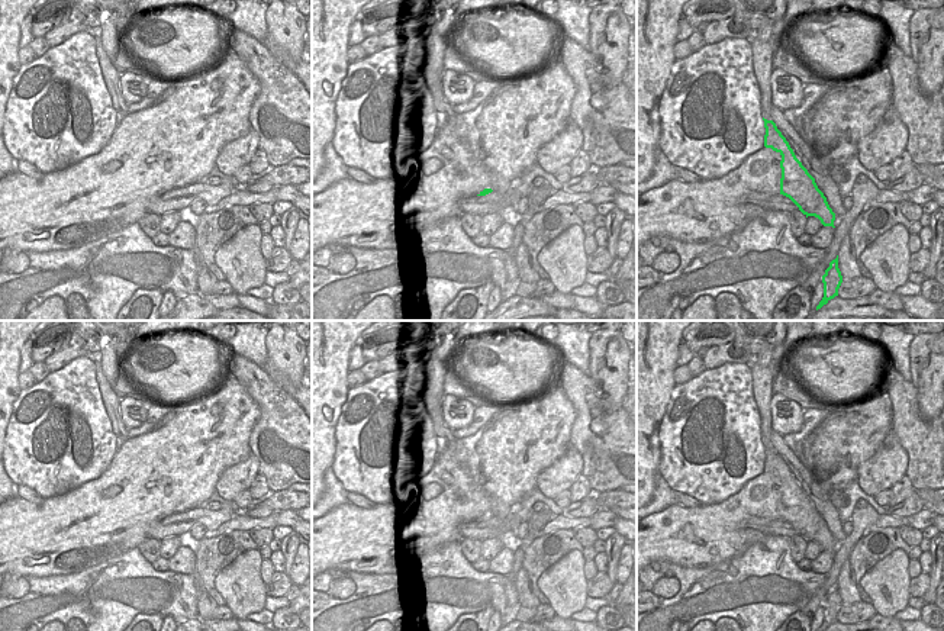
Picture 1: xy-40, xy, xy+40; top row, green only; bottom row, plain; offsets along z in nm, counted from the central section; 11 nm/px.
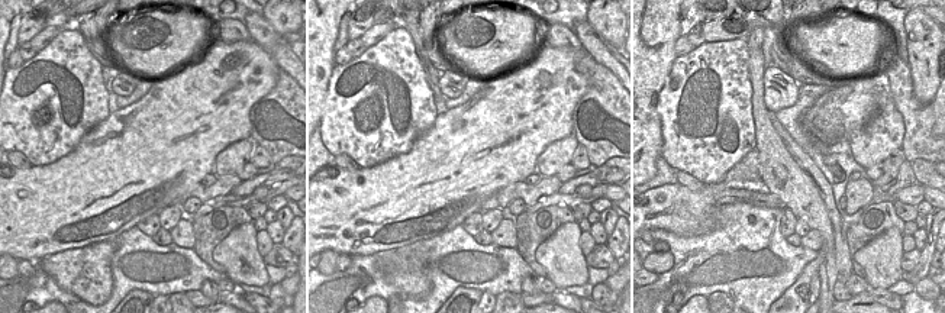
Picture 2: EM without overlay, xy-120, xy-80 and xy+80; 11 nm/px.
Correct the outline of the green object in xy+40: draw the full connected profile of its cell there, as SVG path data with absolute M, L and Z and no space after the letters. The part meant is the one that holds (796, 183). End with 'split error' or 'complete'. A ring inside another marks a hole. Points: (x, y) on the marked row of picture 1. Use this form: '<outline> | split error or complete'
M754 39L751 44L751 51L753 71L760 88L761 116L766 128L764 147L771 148L782 155L780 194L789 197L806 218L815 216L821 220L824 226L835 228L835 213L829 207L827 197L818 189L815 178L796 158L789 142L771 119L771 44Z | split error

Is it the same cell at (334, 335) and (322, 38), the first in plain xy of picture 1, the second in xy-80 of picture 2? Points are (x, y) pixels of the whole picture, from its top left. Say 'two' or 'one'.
one

